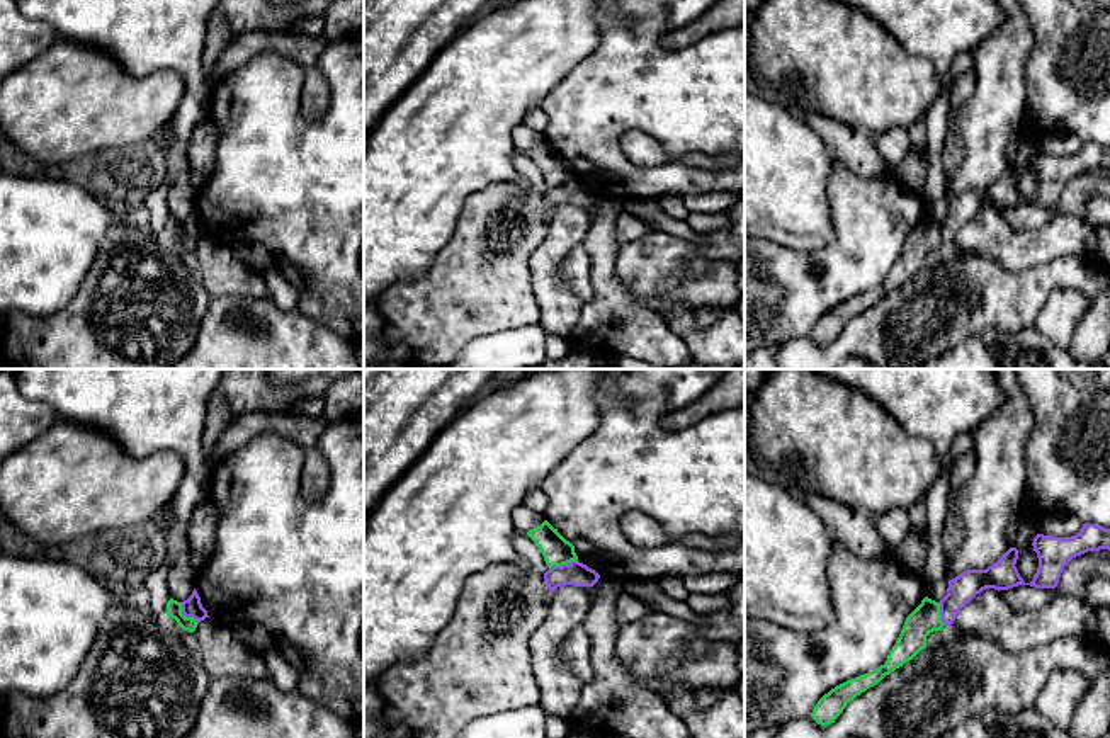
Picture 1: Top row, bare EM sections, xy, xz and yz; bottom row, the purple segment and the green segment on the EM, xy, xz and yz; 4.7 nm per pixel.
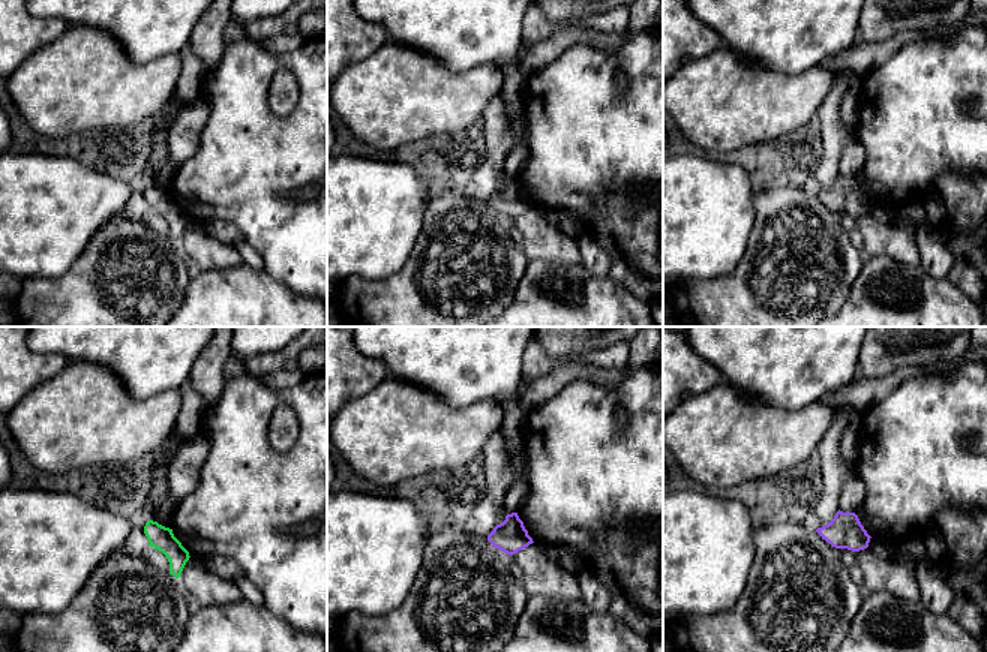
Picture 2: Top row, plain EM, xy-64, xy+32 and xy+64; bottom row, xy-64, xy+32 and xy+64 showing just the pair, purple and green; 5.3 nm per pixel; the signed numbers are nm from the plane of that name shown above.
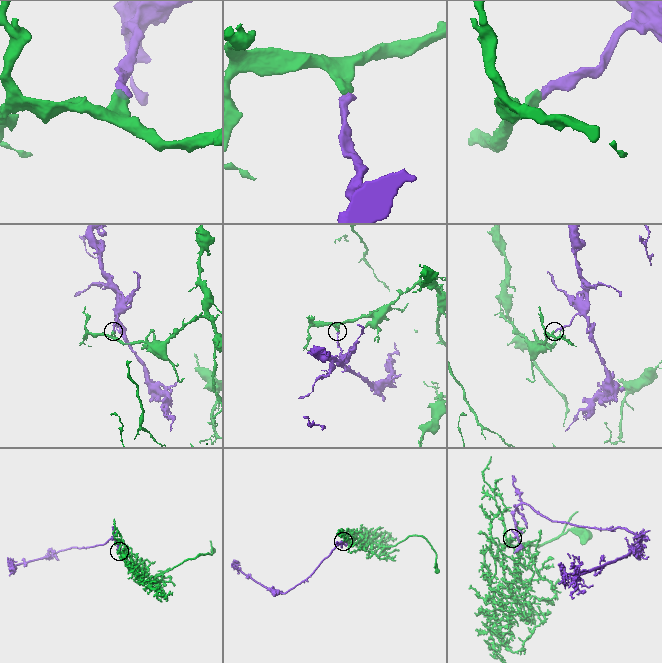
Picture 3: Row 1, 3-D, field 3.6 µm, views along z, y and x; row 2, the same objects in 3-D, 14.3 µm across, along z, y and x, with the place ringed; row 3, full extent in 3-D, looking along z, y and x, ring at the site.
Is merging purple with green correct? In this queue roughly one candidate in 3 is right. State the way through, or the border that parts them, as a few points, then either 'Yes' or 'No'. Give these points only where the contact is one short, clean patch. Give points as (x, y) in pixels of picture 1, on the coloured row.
Boundary: xz (577, 560), (549, 568). No

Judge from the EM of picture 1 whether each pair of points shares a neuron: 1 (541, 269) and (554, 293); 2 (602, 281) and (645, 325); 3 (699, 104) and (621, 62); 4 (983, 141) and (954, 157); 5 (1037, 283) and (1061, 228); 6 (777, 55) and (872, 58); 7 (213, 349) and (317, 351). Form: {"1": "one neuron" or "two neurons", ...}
{"1": "one neuron", "2": "one neuron", "3": "one neuron", "4": "two neurons", "5": "two neurons", "6": "one neuron", "7": "one neuron"}

